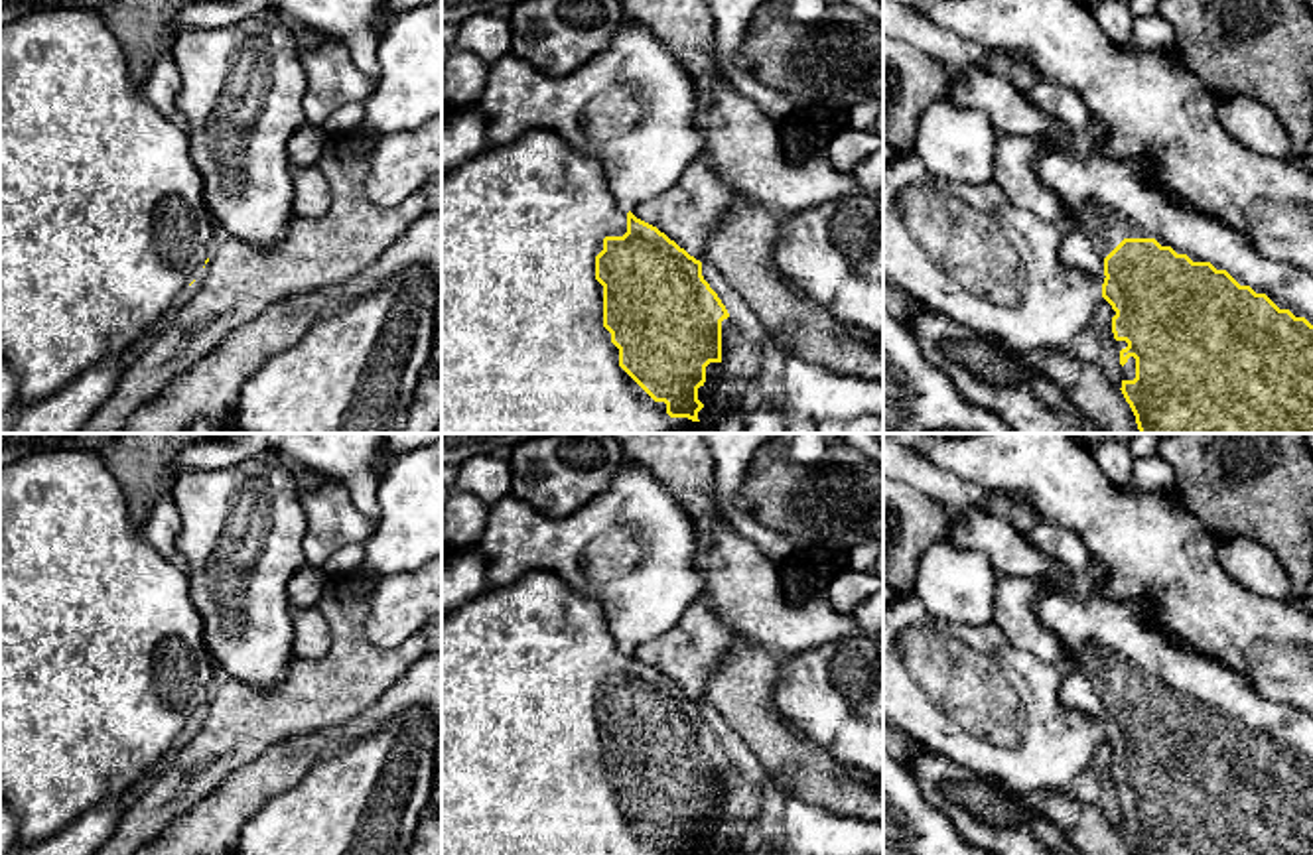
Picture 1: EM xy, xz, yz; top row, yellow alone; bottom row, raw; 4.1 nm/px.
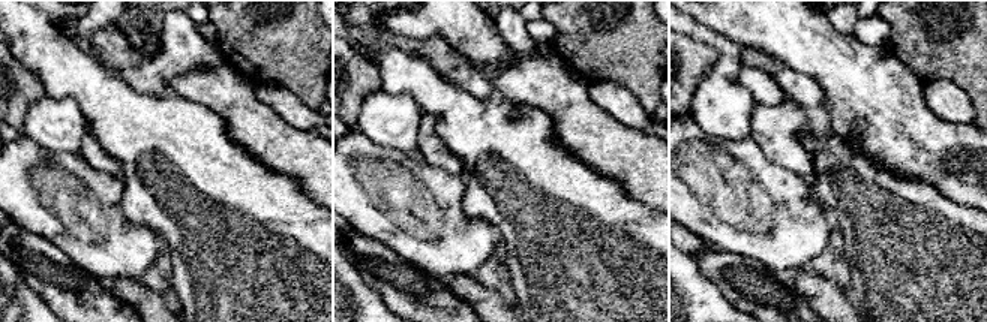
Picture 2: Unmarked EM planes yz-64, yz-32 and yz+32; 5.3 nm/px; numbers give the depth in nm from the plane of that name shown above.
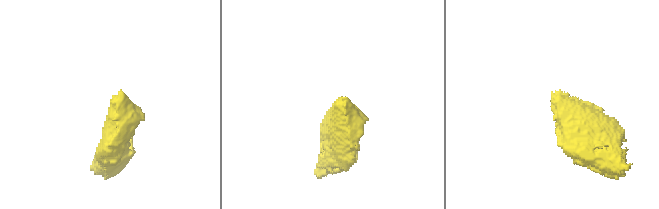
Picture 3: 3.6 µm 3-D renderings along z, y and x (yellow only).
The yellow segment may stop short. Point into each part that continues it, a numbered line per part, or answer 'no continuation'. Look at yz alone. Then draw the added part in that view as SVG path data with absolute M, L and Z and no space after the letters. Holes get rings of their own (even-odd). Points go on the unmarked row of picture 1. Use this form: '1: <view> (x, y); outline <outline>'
1: yz (1106, 643); outline M980 502L956 510L956 516L948 510L948 534L958 550L984 552L998 575L1029 577L1049 587L1033 605L1033 611L1061 638L1069 660L1061 668L1063 684L1059 701L1065 709L1082 711L1102 729L1106 719L1104 699L1124 680L1155 680L1161 688L1171 688L1177 695L1187 695L1193 703L1210 703L1216 711L1226 711L1240 727L1250 727L1256 735L1266 735L1279 751L1289 751L1295 758L1305 758L1313 766L1313 715L1289 703L1262 697L1244 676L1165 634L1151 621L1151 605L1147 601L1110 601L1104 595L1102 575L1092 569L1092 589L1080 599L1069 587L1074 573L1065 569L1057 559L1041 554L1007 520L988 514Z

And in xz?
1: xz (523, 773); outline M530 571L513 585L483 591L442 615L442 855L666 855L666 845L655 843L619 808L619 790L603 768L603 727L595 721L595 697L605 678L627 674L627 654L617 648L599 603L550 571Z
2: xz (730, 824); outline M731 758L724 760L722 802L706 808L706 823L698 829L704 849L698 855L722 855L731 847L753 849L761 804L761 786L747 780Z

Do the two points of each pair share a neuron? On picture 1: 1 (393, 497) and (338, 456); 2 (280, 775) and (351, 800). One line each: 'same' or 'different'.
1: different
2: different

